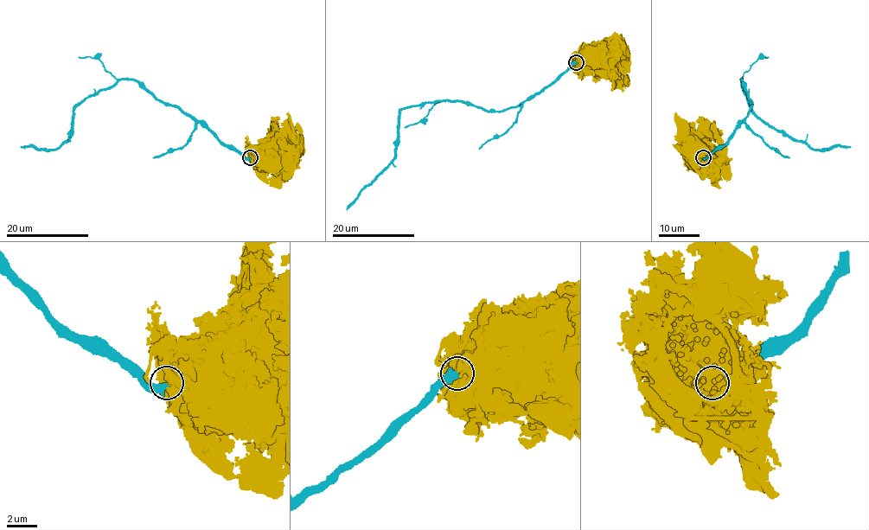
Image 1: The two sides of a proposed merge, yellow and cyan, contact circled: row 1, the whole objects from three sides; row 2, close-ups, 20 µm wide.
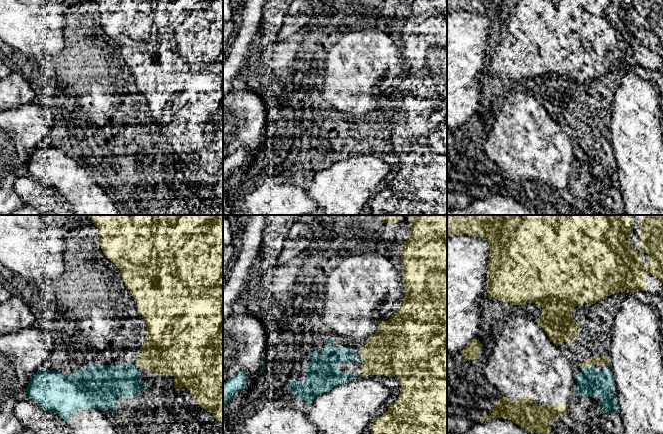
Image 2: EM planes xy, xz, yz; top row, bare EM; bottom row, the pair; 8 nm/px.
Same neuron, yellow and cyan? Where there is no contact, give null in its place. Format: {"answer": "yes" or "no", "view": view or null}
{"answer": "no", "view": "yz"}

